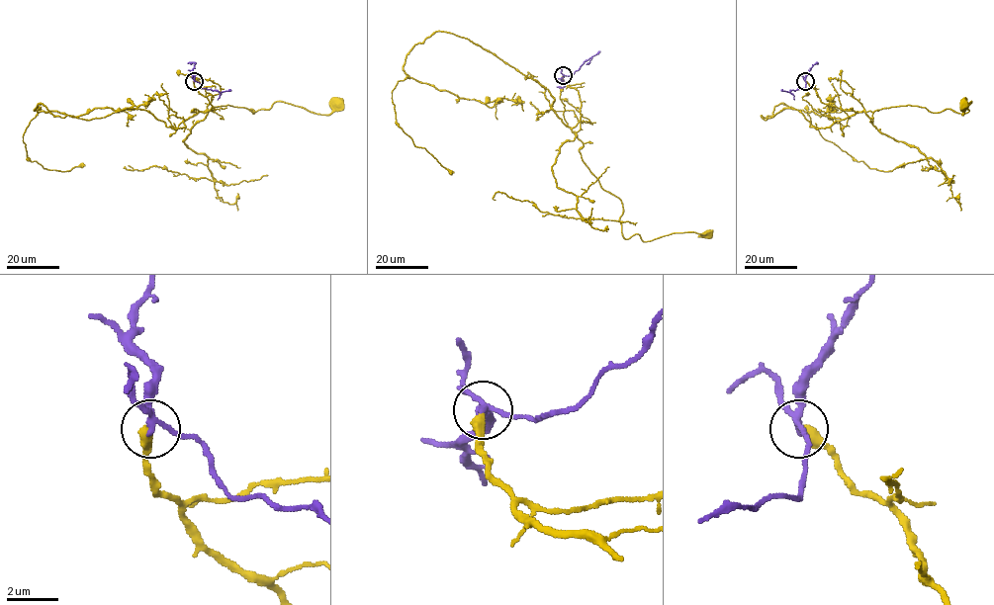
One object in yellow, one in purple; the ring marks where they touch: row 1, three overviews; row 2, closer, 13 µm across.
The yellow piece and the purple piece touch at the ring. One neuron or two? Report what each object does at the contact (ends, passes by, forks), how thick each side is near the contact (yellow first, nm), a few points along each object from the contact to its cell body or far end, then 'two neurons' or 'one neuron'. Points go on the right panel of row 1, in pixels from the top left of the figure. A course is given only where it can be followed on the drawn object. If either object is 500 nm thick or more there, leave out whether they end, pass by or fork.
yellow ends there; purple forks there; 380 nm thick on the yellow side, 180 nm on the other; yellow runs (805, 81), (826, 104), (860, 113), (909, 105), (965, 113), (971, 101), (963, 115), (964, 105); purple runs (805, 81), (805, 88), (780, 89); one neuron

